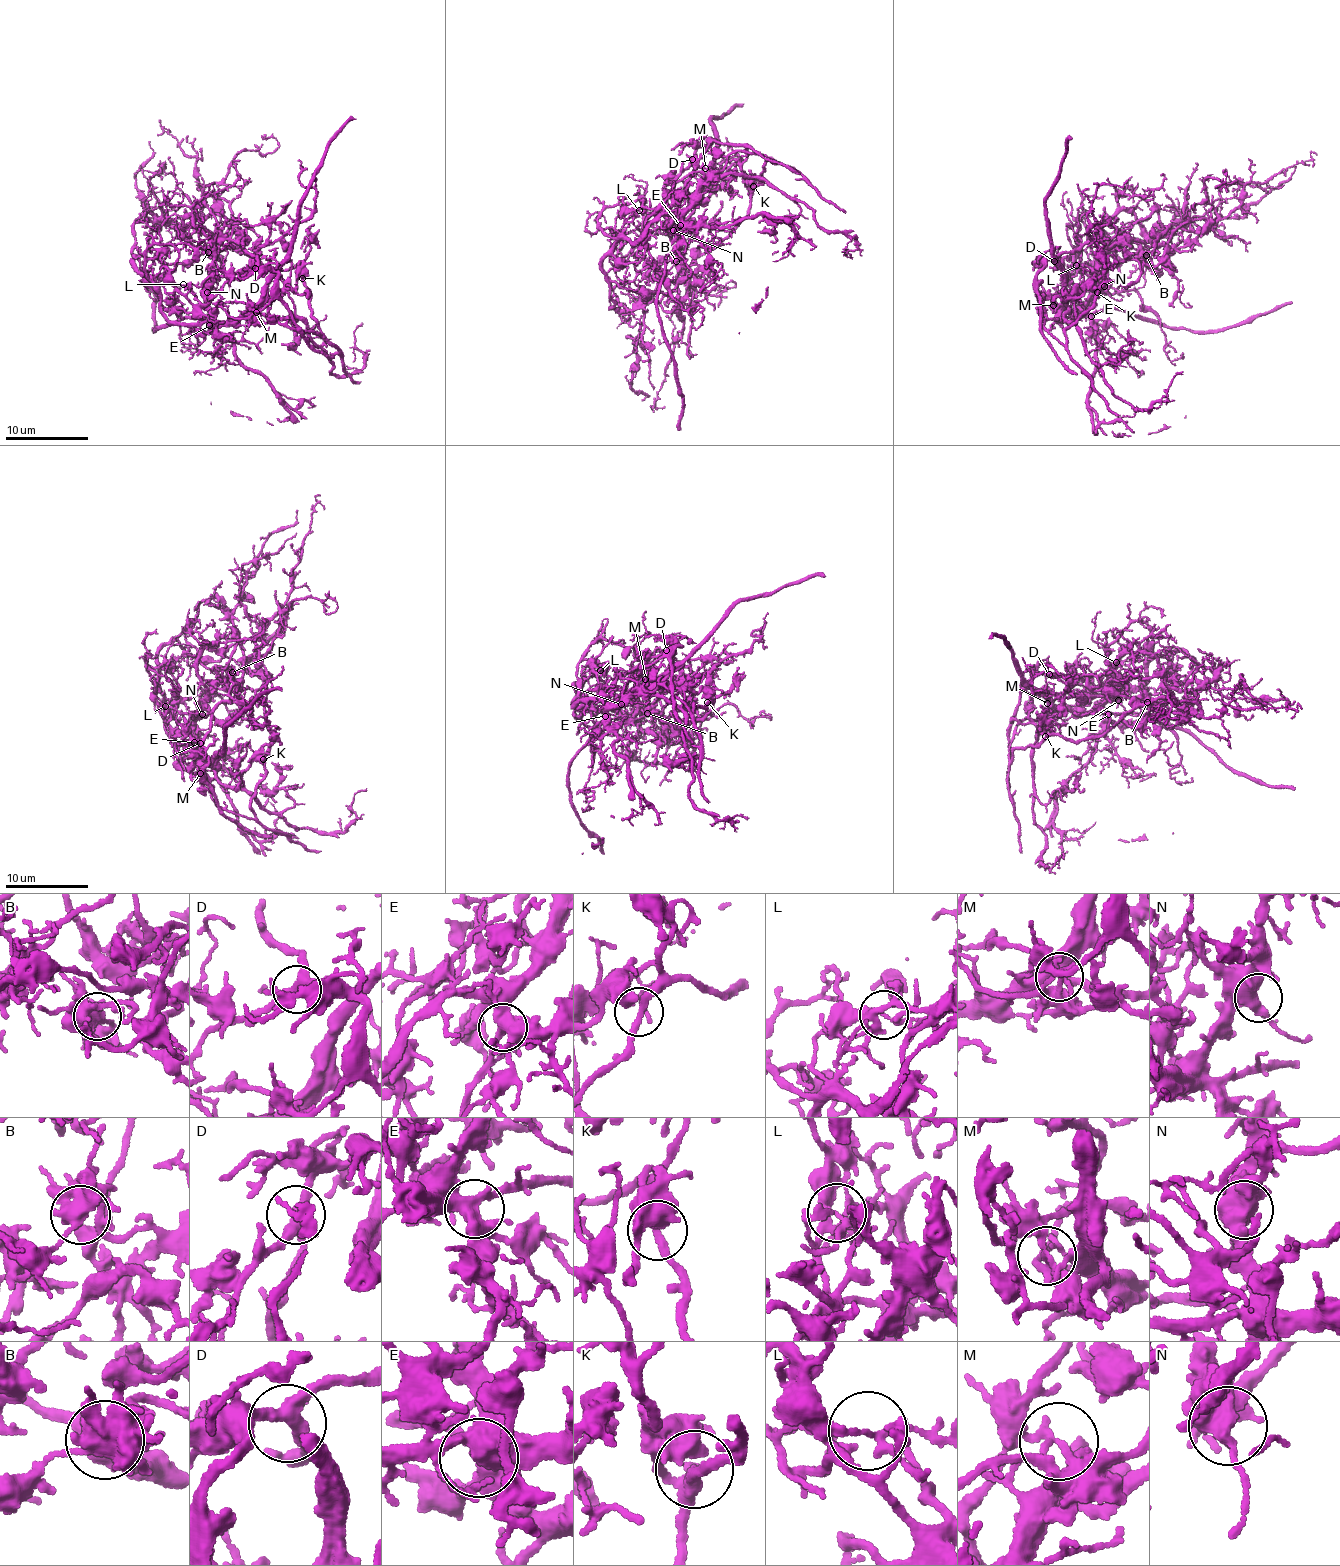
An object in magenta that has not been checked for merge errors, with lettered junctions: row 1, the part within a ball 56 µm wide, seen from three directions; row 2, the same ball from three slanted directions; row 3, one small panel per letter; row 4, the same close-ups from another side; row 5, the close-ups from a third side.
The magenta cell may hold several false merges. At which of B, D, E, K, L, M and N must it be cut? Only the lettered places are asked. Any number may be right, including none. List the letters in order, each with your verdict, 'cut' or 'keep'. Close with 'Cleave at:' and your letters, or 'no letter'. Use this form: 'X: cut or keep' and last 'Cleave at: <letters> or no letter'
B: cut
D: keep
E: keep
K: keep
L: cut
M: cut
N: keep
Cleave at: B, L, M

